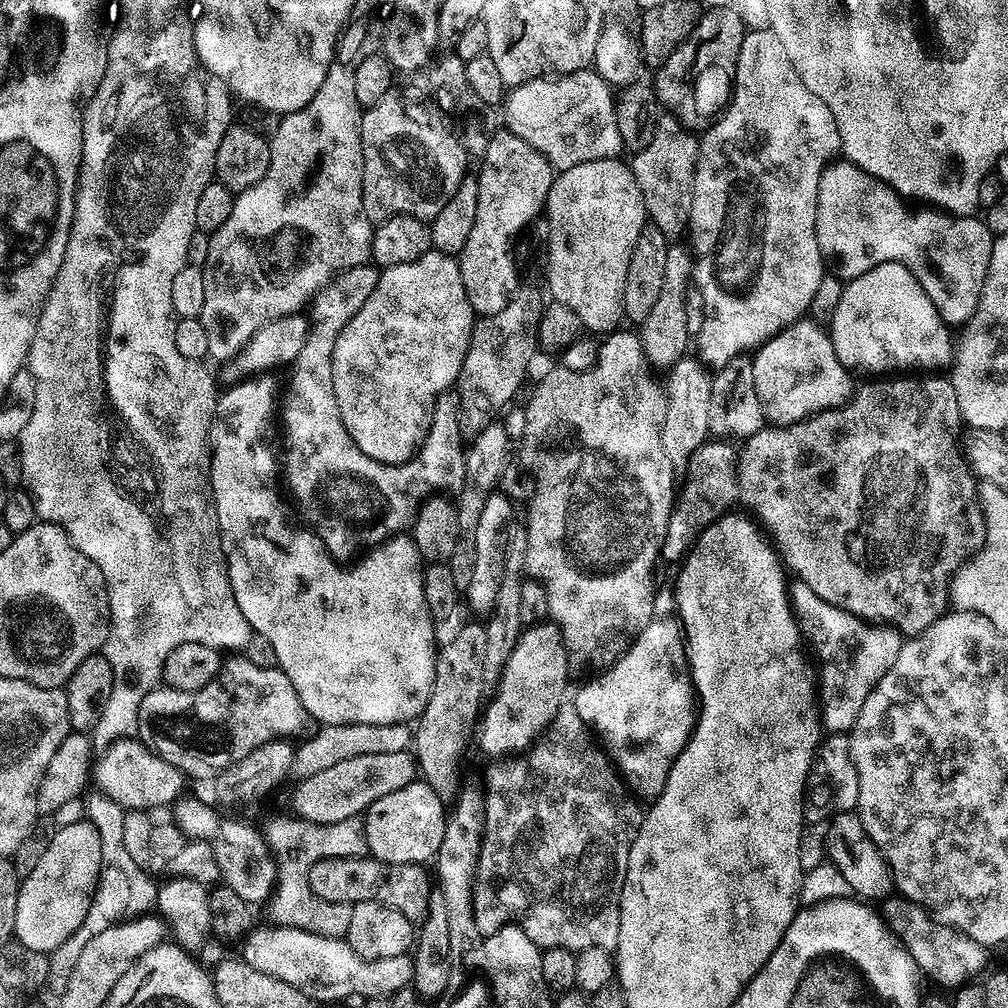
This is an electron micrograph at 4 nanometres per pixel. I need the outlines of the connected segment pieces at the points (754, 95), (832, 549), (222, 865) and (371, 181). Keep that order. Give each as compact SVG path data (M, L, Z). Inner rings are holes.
M771 28L745 31L742 50L738 50L736 79L732 86L728 107L712 121L710 127L699 137L699 141L700 153L694 174L692 209L688 215L688 223L690 232L692 230L690 251L694 257L692 280L695 287L700 289L704 299L704 321L699 336L695 337L694 344L695 347L696 344L700 347L698 359L709 369L715 370L726 366L730 358L751 353L759 348L764 341L776 336L781 329L788 328L811 309L814 294L818 290L818 282L822 282L822 278L826 275L826 261L818 246L818 234L816 233L818 186L825 169L829 167L830 162L835 161L841 155L842 149L838 122L834 122L834 114L830 114L830 106L826 106L826 102L822 102L818 94L810 94L810 90L806 90L802 78L798 78L798 70L794 70L794 62L790 62L790 54L786 54L786 46L782 46L778 34L774 34Z
M900 374L895 378L872 378L869 384L855 389L851 400L824 412L815 412L805 420L793 424L765 426L747 437L740 456L740 495L743 503L752 507L751 513L763 524L778 545L784 566L793 577L801 580L803 587L822 602L830 602L835 608L848 612L872 626L895 629L904 638L913 638L927 630L939 616L950 608L952 579L965 564L971 561L984 546L988 527L984 524L984 511L980 505L980 489L977 477L968 465L962 451L962 421L958 394L951 379L940 374L924 374L919 380L916 374Z
M224 820L214 822L210 831L203 837L209 841L216 851L220 880L223 887L234 890L234 894L246 898L246 902L257 906L263 905L264 899L271 897L276 890L278 871L276 869L276 857L273 856L271 848L263 831L251 828L240 820Z
M394 86L374 106L362 112L362 158L364 159L364 189L362 206L373 222L389 220L392 216L416 216L430 222L450 202L450 194L464 181L466 153L456 133L436 101L423 87Z

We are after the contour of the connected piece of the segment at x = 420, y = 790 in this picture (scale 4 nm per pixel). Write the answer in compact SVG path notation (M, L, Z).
M413 782L402 786L402 790L394 790L394 794L378 798L378 802L364 811L362 819L368 855L373 860L427 865L442 845L449 817L446 815L445 801L429 784Z

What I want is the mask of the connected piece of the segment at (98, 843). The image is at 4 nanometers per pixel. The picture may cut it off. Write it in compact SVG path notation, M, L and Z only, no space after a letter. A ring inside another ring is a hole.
M85 818L70 826L57 827L38 866L20 882L20 898L26 902L22 920L28 923L27 948L51 954L76 933L92 905L101 866L102 840L91 820Z

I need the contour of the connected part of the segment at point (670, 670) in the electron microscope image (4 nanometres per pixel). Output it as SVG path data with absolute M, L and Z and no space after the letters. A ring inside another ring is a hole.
M653 619L651 624L637 636L635 642L628 647L627 652L612 665L605 668L593 680L588 680L576 692L574 707L578 718L588 727L599 741L608 759L616 765L621 777L626 781L631 793L640 802L651 802L657 800L666 786L666 778L670 774L670 766L675 762L685 742L688 740L689 729L676 728L672 736L667 736L664 731L668 724L676 720L676 703L684 704L690 696L690 688L687 683L679 684L676 681L676 659L682 656L682 629L675 619L660 620ZM640 724L644 732L632 732L632 727Z

